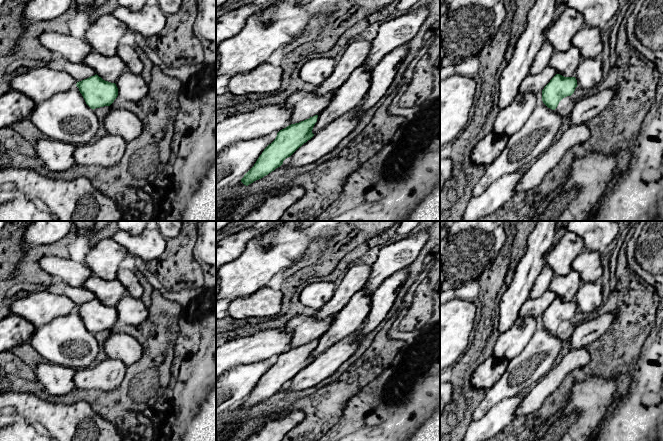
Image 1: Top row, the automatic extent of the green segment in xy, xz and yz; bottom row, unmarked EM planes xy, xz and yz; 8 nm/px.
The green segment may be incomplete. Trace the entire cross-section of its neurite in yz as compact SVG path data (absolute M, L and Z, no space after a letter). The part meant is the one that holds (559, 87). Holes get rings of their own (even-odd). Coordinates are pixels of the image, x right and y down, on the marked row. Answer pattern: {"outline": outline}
{"outline": "M556 74L542 90L542 101L548 108L555 110L563 98L574 93L577 86L575 77Z"}

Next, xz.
{"outline": "M315 115L280 130L275 140L264 149L241 182L248 186L280 167L286 158L314 136L312 130L317 118L318 115Z"}

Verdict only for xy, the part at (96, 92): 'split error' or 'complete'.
complete

